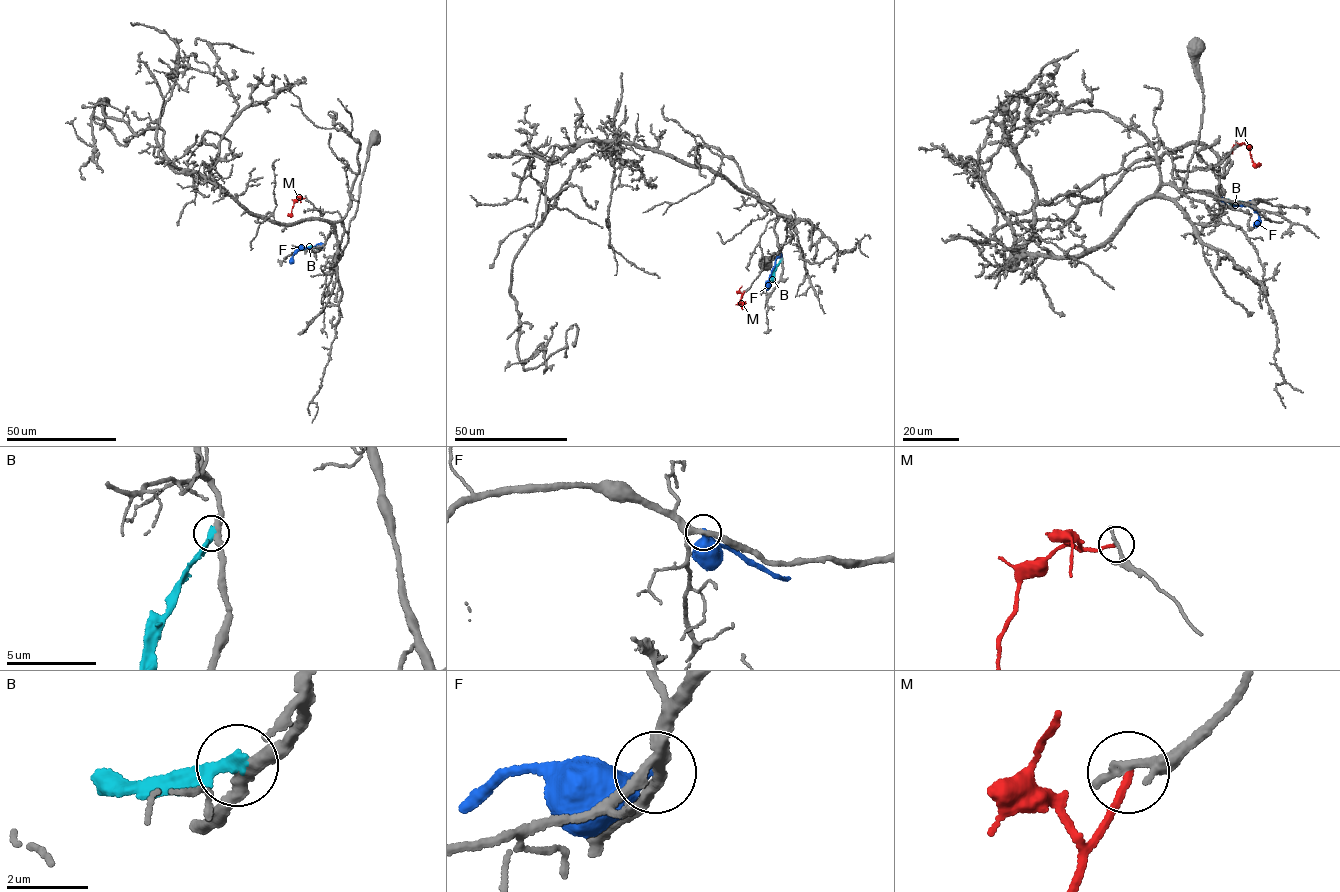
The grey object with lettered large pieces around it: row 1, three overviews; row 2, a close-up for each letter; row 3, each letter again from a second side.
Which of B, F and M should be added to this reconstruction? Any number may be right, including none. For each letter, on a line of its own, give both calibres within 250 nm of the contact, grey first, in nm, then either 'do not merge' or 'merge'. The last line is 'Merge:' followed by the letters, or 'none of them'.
B: 360 nm thick on the grey side, 320 nm on the other; do not merge
F: 240 nm thick on the grey side, 440 nm on the other; do not merge
M: 240 nm thick on the grey side, 160 nm on the other; do not merge
Merge: none of them

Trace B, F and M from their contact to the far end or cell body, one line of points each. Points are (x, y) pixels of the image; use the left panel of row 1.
B: (321, 246), (305, 249)
F: (325, 243), (302, 248), (294, 253), (292, 262)
M: (306, 198), (297, 200), (291, 214), (287, 215)

